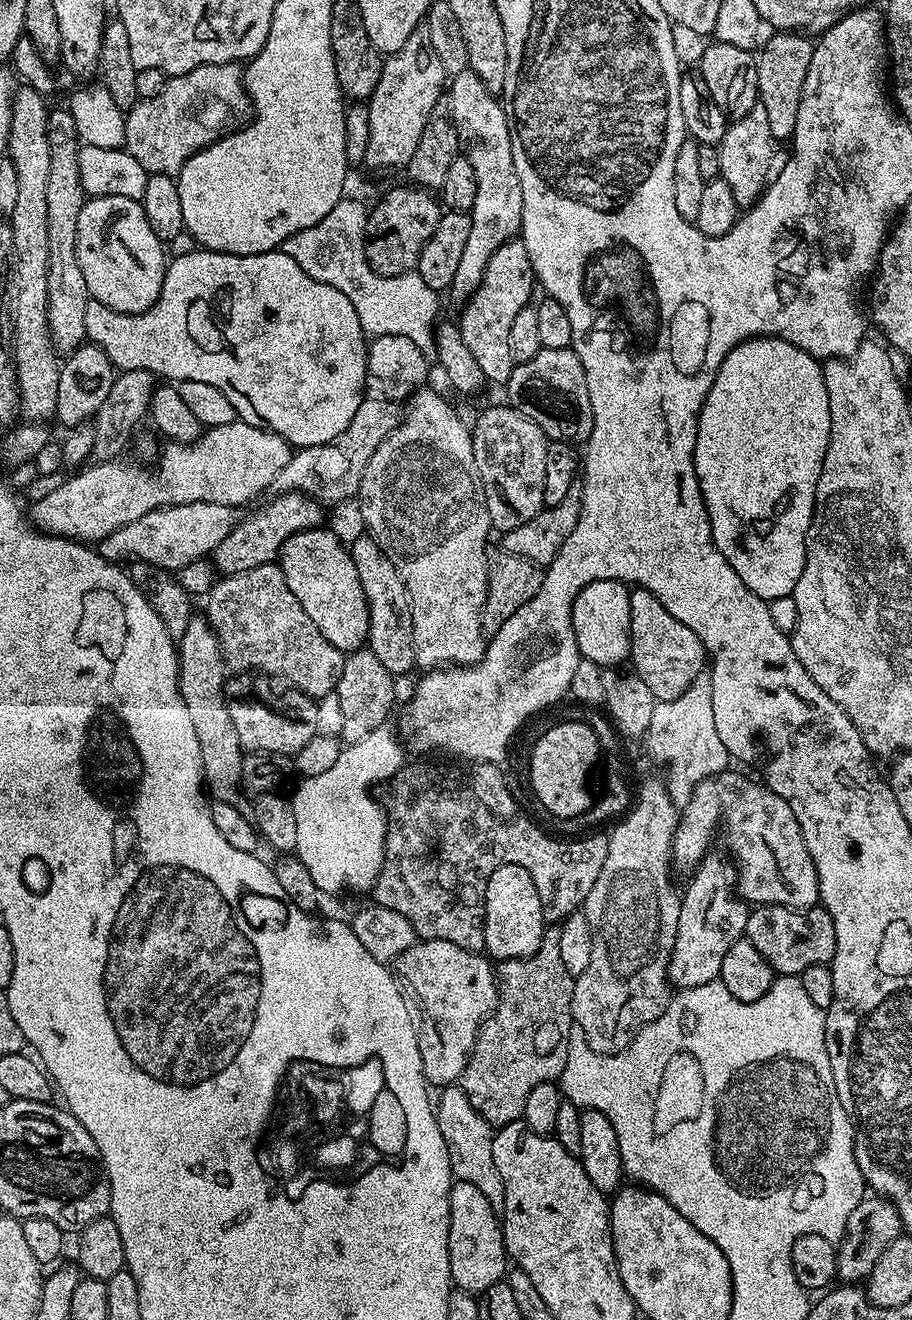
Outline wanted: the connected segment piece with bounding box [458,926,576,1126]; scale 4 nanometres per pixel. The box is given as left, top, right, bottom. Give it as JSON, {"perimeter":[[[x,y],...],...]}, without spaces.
{"perimeter":[[[545,927],[542,946],[538,946],[535,954],[527,956],[525,960],[502,960],[495,965],[496,1007],[492,1015],[481,1024],[458,1081],[458,1087],[466,1094],[466,1098],[470,1098],[470,1106],[474,1106],[474,1110],[478,1110],[478,1114],[482,1114],[482,1118],[486,1118],[486,1122],[493,1126],[513,1124],[521,1119],[530,1090],[542,1082],[559,1081],[566,1066],[570,1030],[574,1026],[572,999],[576,981],[562,963],[558,947],[559,933],[559,927]]]}

